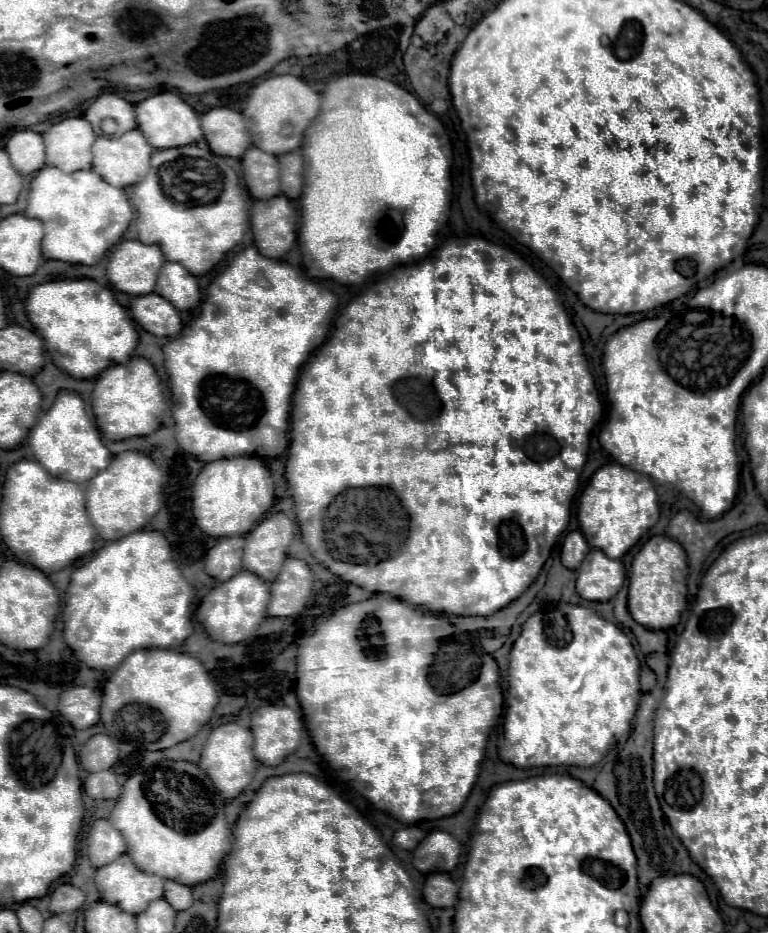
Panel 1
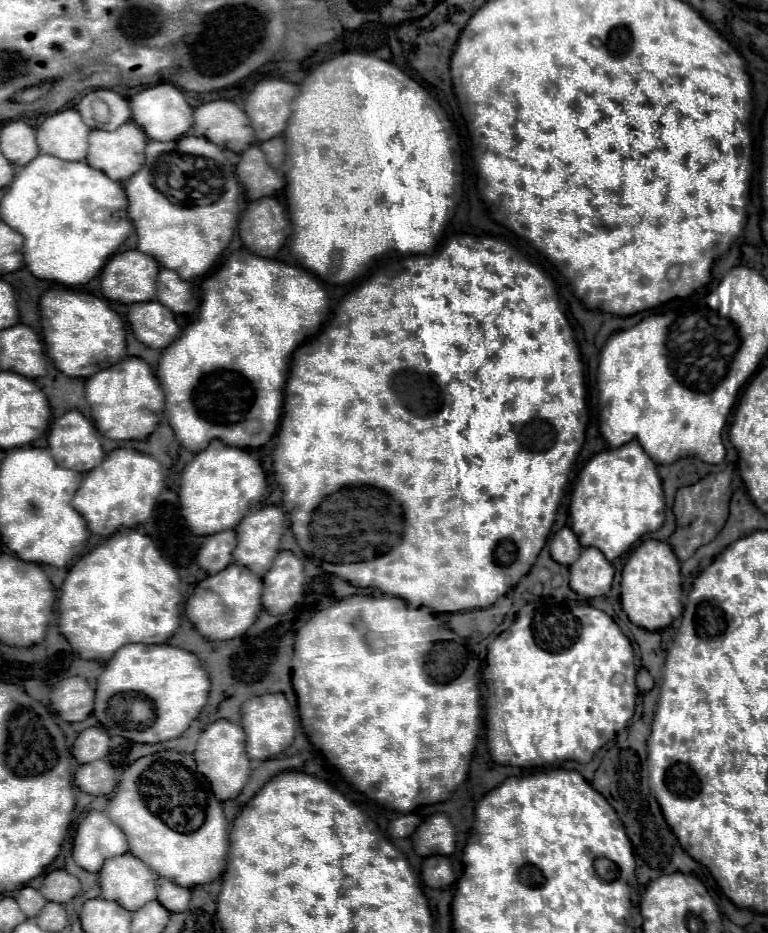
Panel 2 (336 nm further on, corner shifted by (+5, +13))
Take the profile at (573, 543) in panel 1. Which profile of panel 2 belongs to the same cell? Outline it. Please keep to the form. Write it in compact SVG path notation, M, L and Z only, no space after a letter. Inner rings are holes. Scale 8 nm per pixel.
M564 526L562 530L558 530L554 536L552 536L552 542L550 542L550 556L564 564L564 566L570 566L574 560L578 560L580 556L580 550L582 546L578 544L578 538L574 536L574 532Z

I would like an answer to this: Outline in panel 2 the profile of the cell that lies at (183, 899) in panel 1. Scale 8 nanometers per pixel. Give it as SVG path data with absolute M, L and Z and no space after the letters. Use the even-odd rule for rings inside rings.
M158 878L158 902L170 912L184 912L190 902L190 888L182 888L172 880Z

